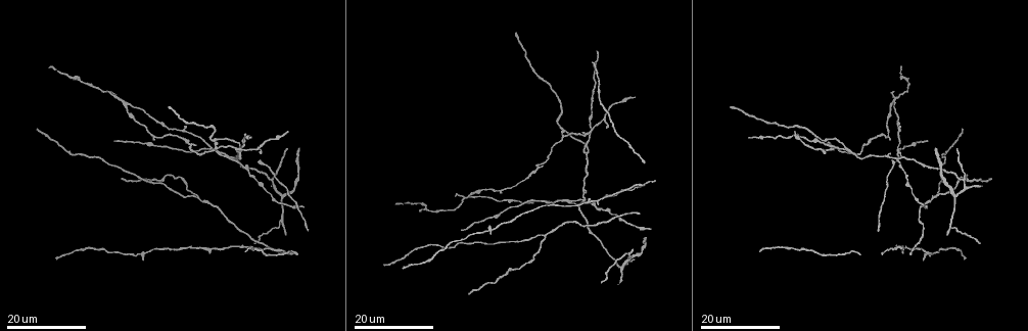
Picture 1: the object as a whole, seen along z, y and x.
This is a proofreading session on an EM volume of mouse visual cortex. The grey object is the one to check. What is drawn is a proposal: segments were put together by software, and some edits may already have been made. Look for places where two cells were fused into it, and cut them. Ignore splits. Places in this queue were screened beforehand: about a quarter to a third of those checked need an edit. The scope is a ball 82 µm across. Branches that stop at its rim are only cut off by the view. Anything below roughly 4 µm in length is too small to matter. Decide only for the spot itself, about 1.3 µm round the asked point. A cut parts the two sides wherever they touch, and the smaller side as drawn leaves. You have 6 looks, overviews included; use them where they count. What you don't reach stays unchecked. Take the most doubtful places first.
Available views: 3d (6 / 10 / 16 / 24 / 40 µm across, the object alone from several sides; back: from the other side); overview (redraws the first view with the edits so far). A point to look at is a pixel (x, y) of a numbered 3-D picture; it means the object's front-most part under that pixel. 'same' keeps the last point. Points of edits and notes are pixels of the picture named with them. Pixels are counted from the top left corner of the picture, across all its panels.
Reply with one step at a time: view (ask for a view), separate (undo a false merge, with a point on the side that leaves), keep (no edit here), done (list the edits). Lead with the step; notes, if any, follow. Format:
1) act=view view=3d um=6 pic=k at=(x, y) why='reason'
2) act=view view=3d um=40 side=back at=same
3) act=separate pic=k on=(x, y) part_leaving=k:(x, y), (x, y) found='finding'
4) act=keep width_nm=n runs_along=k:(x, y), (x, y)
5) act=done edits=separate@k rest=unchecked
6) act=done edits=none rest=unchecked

act=view view=3d um=16 pic=1 at=(544, 236) why='three-way junction'

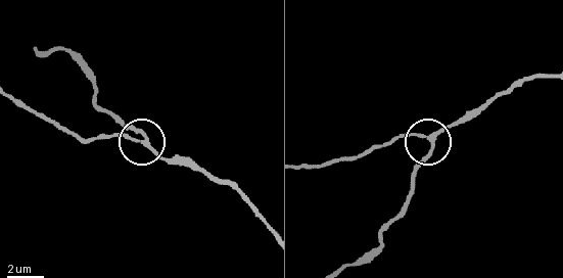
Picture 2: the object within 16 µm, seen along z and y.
act=view view=3d um=6 pic=2 at=(147, 141) why='closer look'

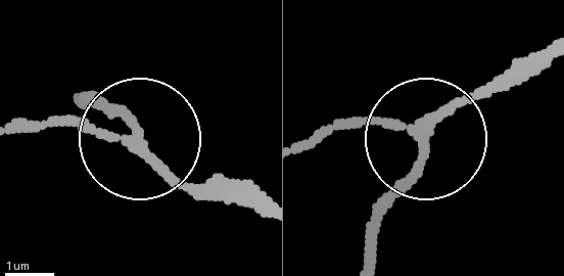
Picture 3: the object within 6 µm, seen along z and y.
act=keep arms=3 runs_along=3:(22, 128), (140, 140), (87, 95) found='continuous, no second cell'

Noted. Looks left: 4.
act=view view=3d um=16 pic=1 at=(586, 154) why='three-way junction'

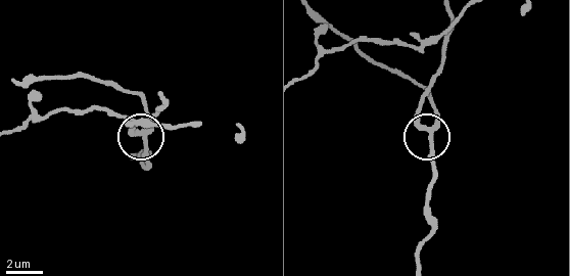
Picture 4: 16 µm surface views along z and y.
act=view view=3d um=10 pic=4 at=(431, 130)

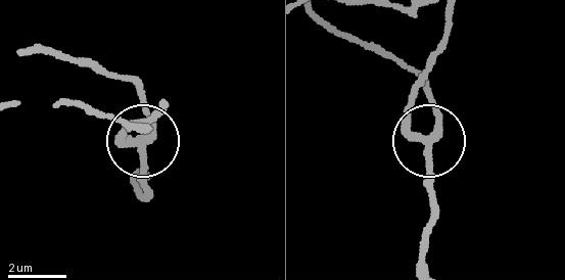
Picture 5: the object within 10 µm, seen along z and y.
act=keep width_nm=280 found='all the same cell'

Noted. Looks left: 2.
act=view view=3d um=24 pic=1 at=(555, 200) why='side arm on a straight run'

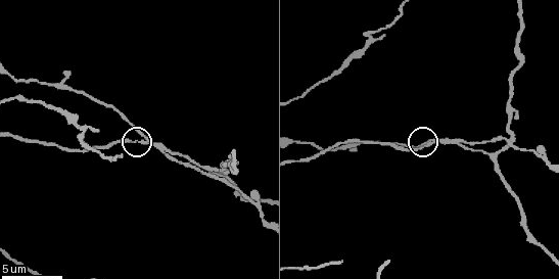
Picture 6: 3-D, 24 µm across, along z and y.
act=view view=3d um=6 pic=6 at=(145, 137)

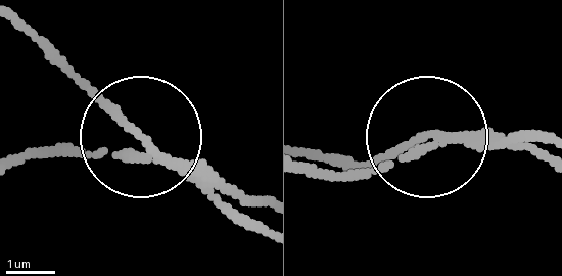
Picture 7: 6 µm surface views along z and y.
act=separate pic=7 on=(241, 222) part_leaving=7:(187, 177), (256, 221) found='a second cell is stuck on'

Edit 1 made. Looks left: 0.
act=done edits=separate@7 rest=unchecked

